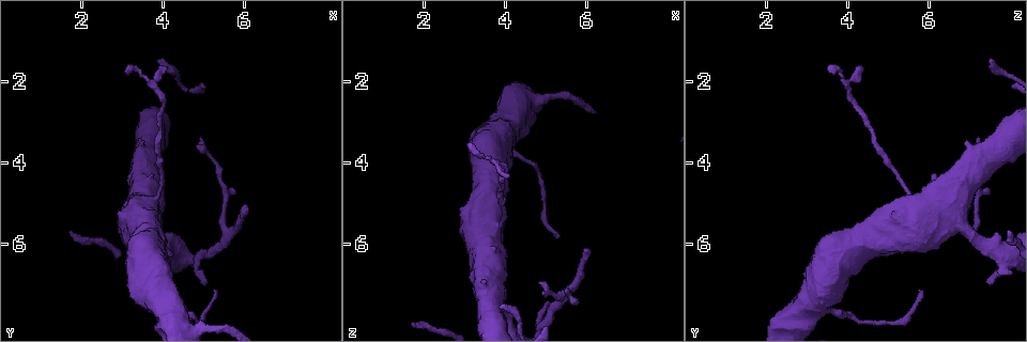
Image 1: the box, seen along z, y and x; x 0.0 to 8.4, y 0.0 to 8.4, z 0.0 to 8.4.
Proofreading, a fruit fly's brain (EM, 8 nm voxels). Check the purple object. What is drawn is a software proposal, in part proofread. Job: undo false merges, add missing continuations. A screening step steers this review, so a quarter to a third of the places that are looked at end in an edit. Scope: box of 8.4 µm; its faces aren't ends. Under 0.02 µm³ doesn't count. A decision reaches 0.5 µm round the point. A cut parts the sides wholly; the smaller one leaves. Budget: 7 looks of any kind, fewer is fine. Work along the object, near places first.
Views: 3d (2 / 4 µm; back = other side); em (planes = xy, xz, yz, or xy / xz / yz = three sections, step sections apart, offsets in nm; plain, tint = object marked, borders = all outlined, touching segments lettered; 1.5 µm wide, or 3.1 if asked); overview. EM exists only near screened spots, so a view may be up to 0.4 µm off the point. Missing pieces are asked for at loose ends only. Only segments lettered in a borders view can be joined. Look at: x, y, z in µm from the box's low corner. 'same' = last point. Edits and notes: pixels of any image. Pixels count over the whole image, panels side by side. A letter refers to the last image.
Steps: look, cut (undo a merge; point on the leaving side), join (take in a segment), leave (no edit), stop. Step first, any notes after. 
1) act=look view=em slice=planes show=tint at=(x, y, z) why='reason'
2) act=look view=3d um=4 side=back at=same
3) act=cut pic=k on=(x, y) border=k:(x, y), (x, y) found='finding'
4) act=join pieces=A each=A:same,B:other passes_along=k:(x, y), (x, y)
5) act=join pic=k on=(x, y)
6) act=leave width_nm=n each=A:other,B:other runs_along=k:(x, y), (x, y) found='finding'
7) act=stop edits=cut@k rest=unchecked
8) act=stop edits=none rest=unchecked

act=look view=3d um=2 at=(6.00, 5.05, 6.10) why='free end'

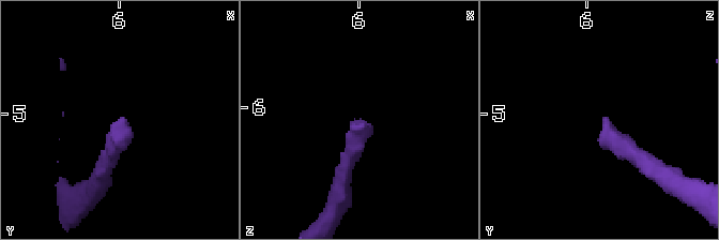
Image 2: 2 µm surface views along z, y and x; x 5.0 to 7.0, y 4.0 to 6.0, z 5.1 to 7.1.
act=look view=em slice=xz step=8 show=borders at=(6.04, 5.02, 6.18) why='now the EM'

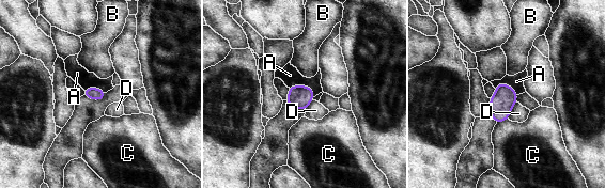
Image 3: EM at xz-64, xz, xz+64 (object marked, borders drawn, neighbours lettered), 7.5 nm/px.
act=look view=em slice=planes show=borders at=same

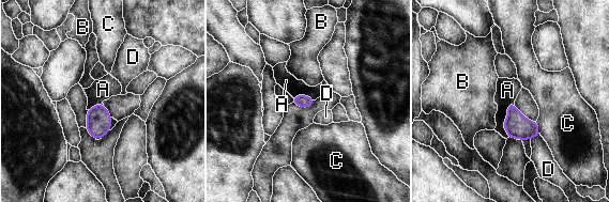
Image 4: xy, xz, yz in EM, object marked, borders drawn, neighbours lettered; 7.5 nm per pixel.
act=leave each=A:other,B:other,C:other,D:other border=4:(512, 102), (503, 123), (508, 137) found='none of them fits'

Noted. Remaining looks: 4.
act=look view=em slice=xy step=4 show=borders at=(3.75, 4.90, 5.50) why='calibre changes'

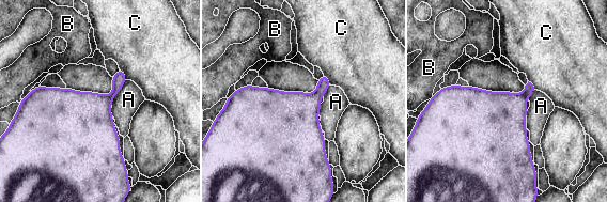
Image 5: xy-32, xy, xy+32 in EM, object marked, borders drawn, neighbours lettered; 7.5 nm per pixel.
act=leave width_nm=380 each=A:other,B:other,C:other border=5:(126, 80), (111, 103) found='one cell here'

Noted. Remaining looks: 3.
act=look view=em slice=planes show=borders at=(5.05, 6.90, 7.40) why='thin end'

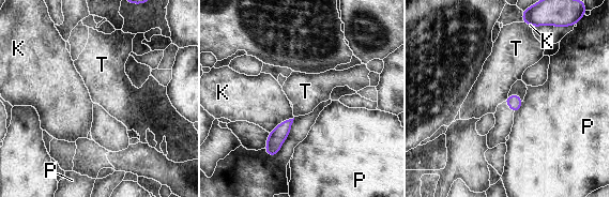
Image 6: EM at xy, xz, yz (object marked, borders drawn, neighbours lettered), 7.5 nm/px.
act=leave longest_contact=K:220nm each=K:other,P:other,T:other border=6:(507, 95), (503, 101) found='no lettered segment goes on from it'

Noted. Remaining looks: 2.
act=stop edits=none rest=unchecked

